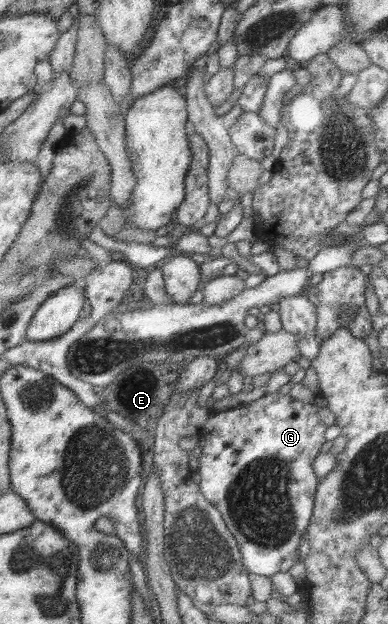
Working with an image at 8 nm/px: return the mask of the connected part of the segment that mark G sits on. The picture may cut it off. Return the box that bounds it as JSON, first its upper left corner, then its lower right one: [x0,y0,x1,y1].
[197,393,325,576]

